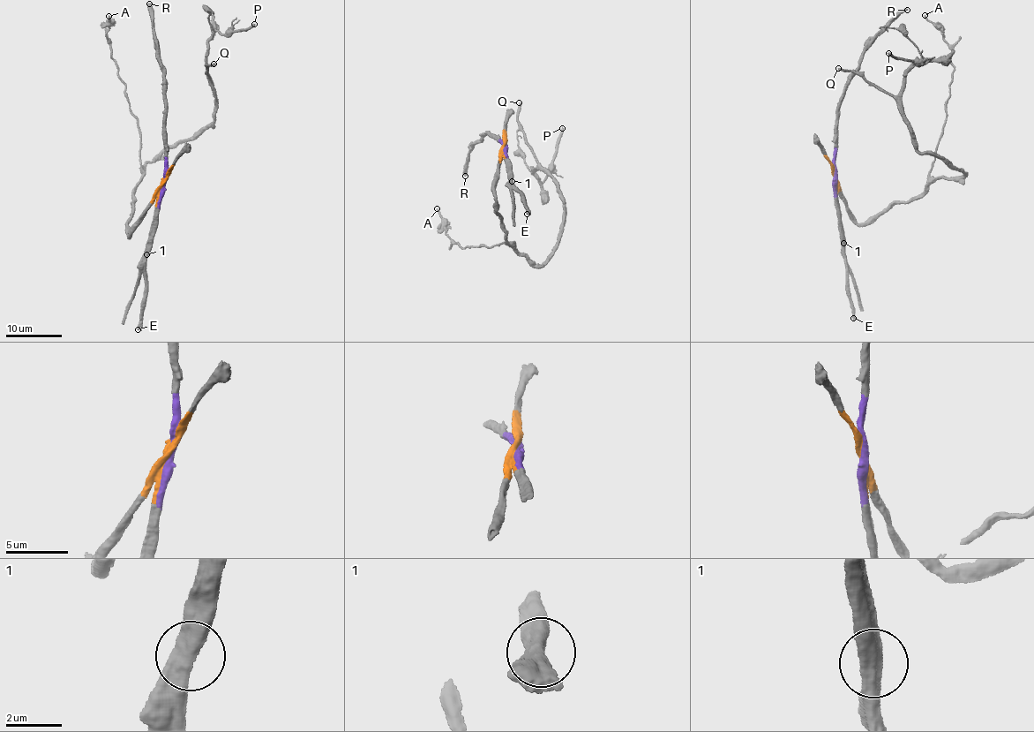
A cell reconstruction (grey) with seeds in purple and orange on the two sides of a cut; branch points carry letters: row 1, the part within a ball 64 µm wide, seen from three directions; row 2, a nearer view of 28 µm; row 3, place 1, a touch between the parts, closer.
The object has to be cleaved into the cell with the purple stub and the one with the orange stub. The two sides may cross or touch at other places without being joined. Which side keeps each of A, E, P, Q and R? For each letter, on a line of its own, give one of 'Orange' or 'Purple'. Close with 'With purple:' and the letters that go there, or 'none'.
A: Orange
E: Purple
P: Orange
Q: Orange
R: Purple
With purple: E, R

